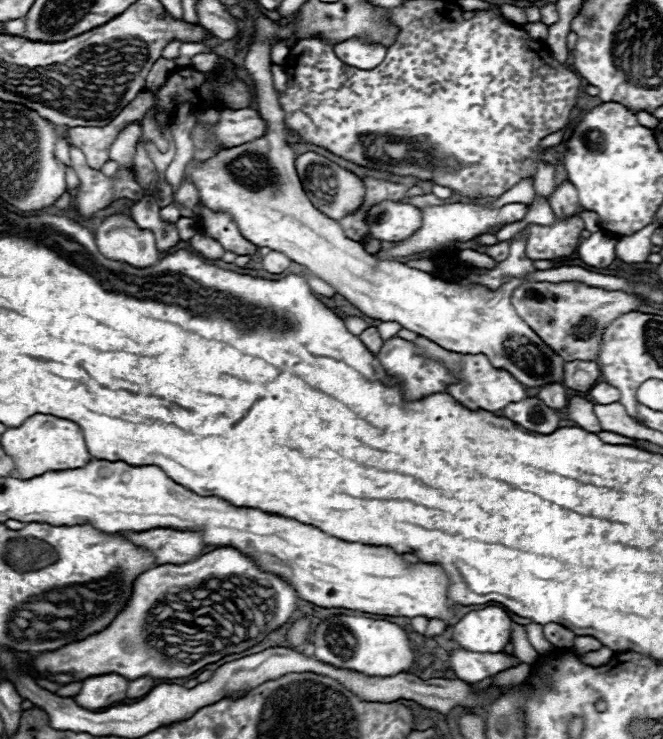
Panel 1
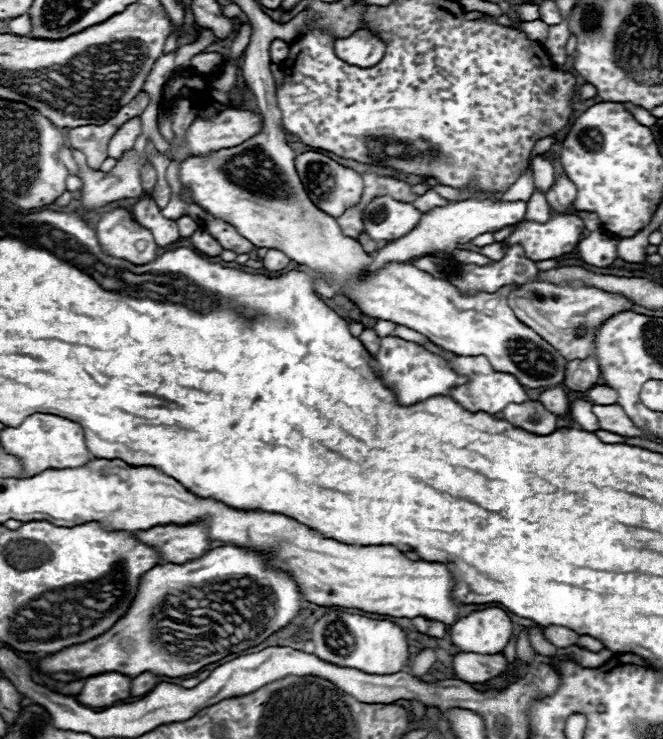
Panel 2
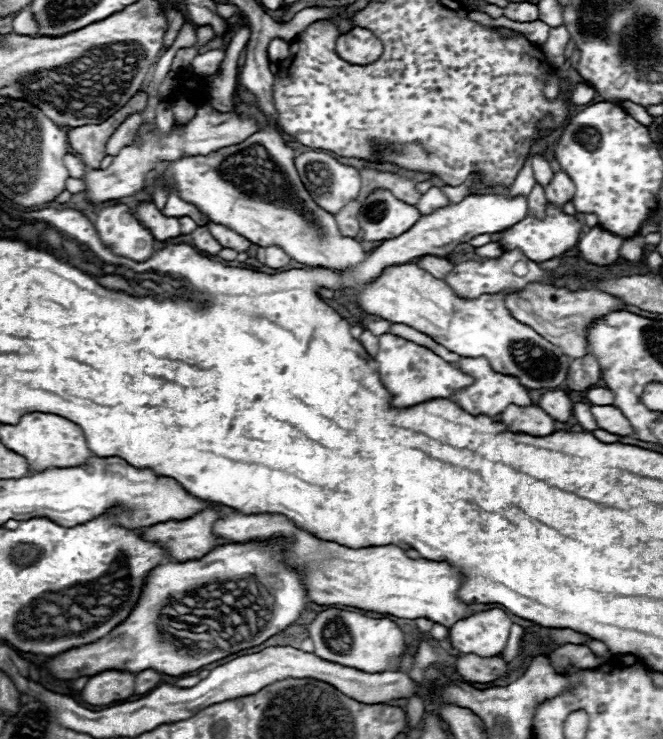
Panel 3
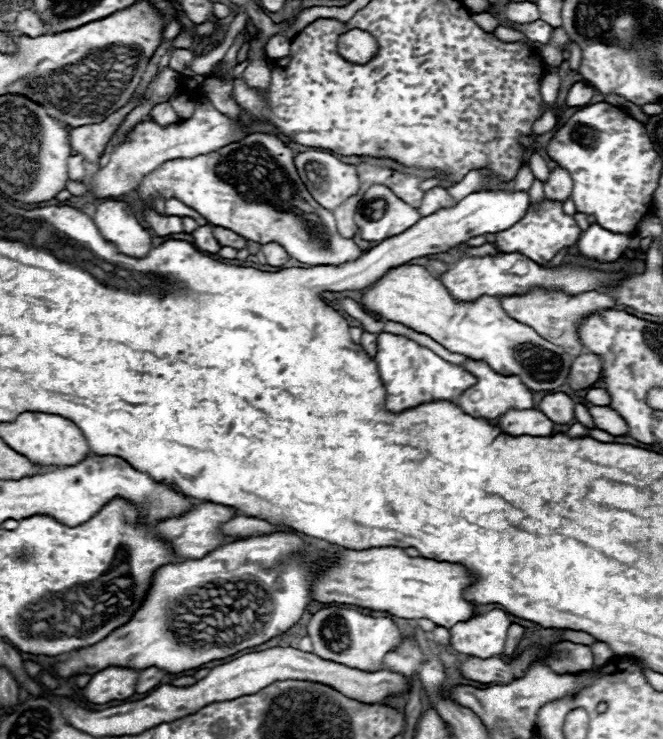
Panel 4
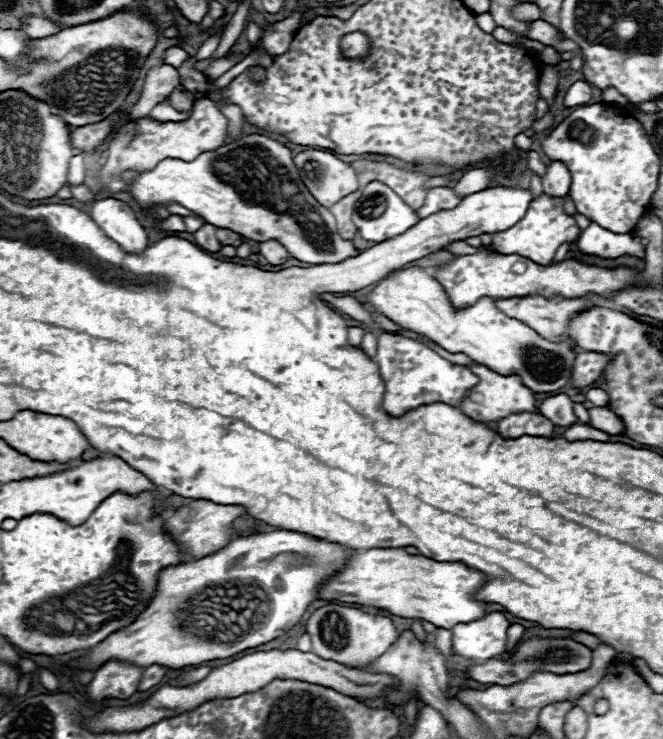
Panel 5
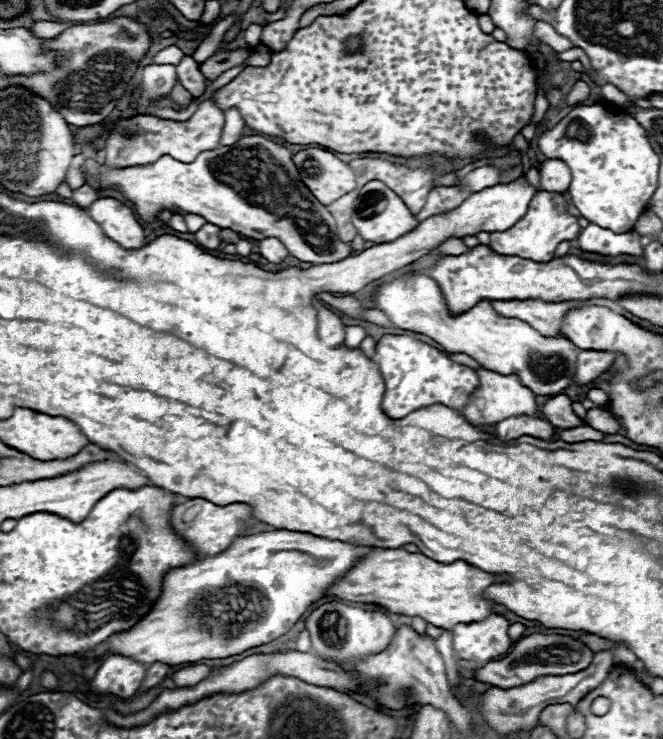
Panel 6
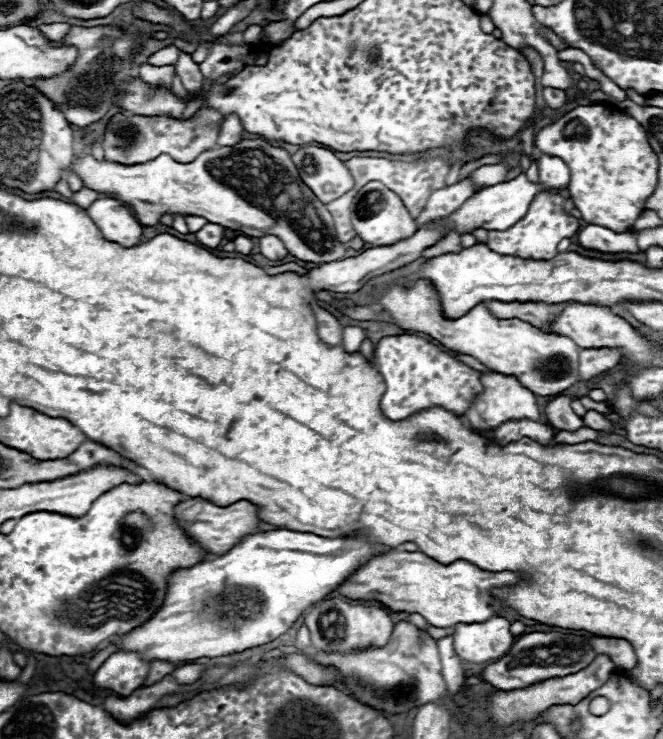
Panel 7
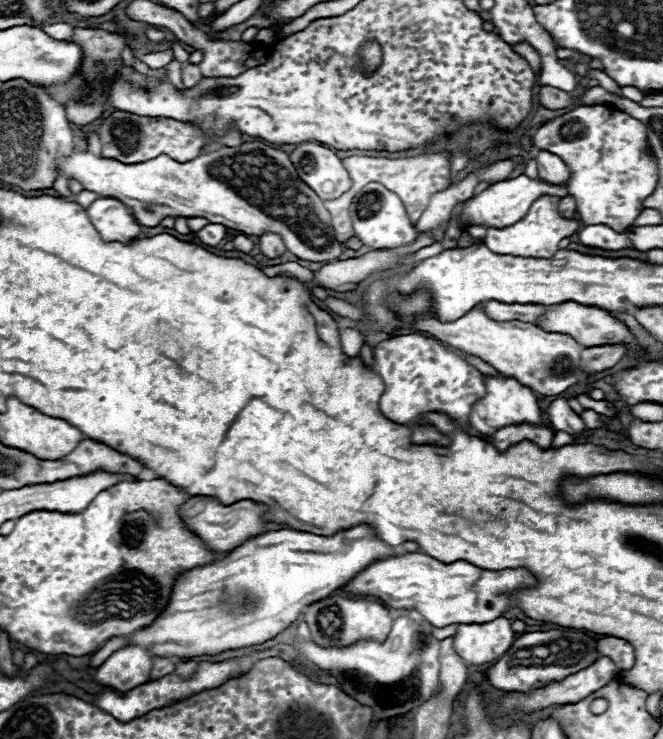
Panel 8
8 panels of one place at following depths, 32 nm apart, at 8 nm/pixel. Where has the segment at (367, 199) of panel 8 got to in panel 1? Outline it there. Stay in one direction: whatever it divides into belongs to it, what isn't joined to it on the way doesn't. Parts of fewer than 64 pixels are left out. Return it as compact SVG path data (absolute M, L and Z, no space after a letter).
M384 200L370 208L368 212L368 230L376 240L398 242L416 232L422 224L422 212L404 202Z

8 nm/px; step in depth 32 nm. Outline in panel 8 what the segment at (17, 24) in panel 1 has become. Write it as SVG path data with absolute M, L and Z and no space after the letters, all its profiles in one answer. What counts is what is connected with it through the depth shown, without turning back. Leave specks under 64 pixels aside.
M52 24L52 26L42 26L42 30L48 34L48 36L52 36L52 38L56 38L56 40L68 40L68 38L72 38L72 34L74 34L74 28L72 26L68 26L68 24Z

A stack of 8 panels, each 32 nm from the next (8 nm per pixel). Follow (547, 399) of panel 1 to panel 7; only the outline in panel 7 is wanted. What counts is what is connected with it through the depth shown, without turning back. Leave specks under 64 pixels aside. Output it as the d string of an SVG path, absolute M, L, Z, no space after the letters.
M556 396L554 400L550 400L544 414L546 414L550 426L556 428L556 430L576 432L576 430L580 430L584 426L582 418L572 412L568 396Z

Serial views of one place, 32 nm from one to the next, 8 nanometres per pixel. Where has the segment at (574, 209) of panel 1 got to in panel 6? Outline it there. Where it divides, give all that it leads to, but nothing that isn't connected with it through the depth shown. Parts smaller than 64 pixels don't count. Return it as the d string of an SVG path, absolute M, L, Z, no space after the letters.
M544 158L540 162L540 184L546 192L566 192L570 186L570 170L558 158Z

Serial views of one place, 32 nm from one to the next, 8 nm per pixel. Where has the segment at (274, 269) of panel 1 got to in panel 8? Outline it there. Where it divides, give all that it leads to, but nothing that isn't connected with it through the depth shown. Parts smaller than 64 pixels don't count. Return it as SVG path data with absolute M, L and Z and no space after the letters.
M268 232L268 234L260 236L260 250L262 250L264 256L276 258L276 256L280 256L280 254L286 252L286 246L284 246L284 242L282 242L282 238L278 234Z

